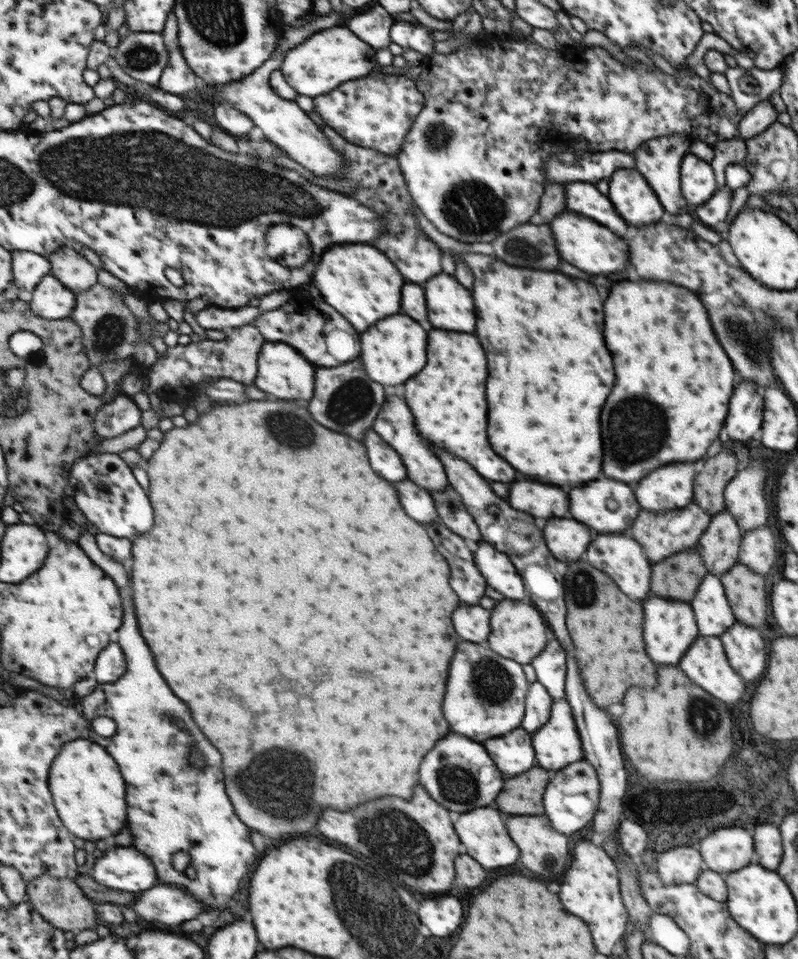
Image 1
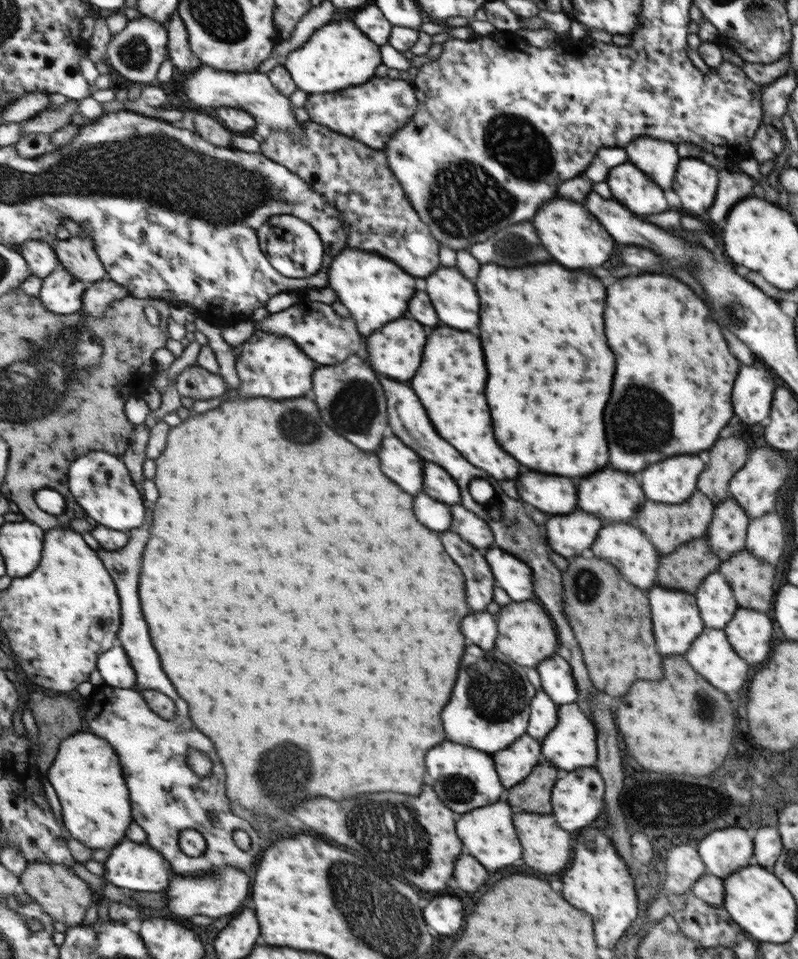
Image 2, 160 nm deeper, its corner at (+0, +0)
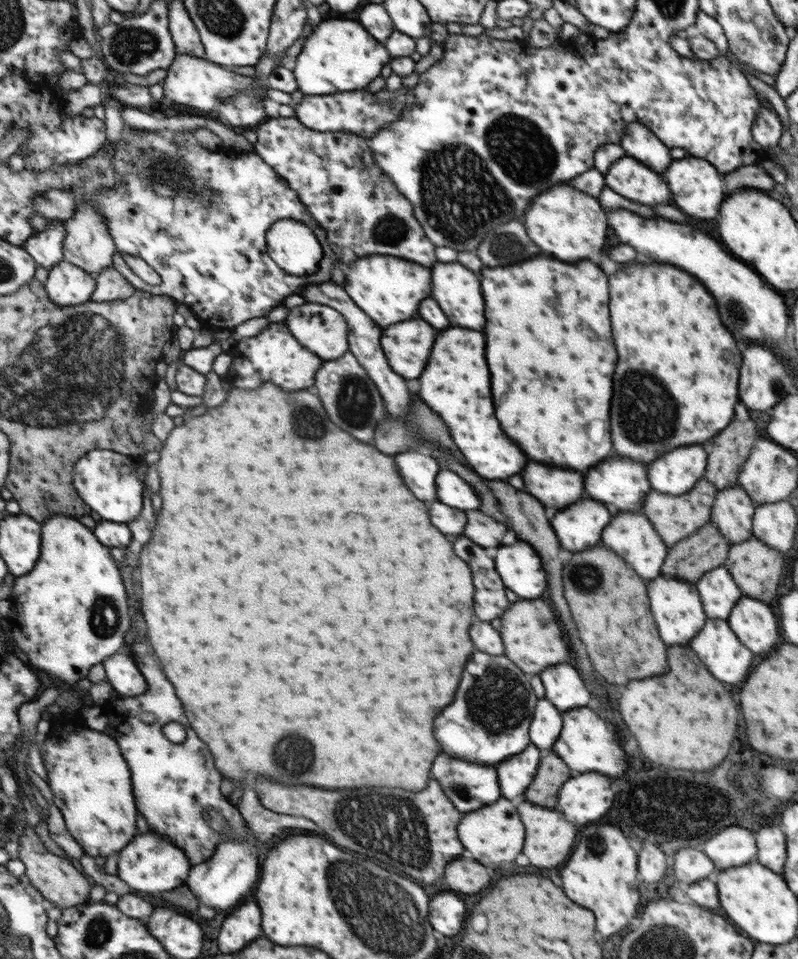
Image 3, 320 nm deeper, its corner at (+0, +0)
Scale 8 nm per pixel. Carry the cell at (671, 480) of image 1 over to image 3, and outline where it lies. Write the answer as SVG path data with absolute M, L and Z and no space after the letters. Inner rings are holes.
M687 446L687 448L675 448L667 452L667 456L661 456L659 460L651 462L651 472L647 472L652 490L670 495L682 495L690 490L698 482L699 476L706 472L705 451L701 446Z

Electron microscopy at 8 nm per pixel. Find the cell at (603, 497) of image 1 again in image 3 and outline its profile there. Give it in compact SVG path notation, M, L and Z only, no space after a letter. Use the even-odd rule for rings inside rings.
M627 458L603 460L603 464L597 464L595 468L587 470L587 494L589 494L591 500L599 500L607 506L613 504L617 510L639 513L647 494L652 490L647 476L643 464L639 464L639 462L633 462L633 460L627 460Z

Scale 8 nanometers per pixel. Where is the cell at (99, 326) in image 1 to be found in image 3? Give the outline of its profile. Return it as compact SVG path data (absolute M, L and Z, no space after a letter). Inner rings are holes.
M114 266L102 270L97 280L93 302L125 300L138 291Z

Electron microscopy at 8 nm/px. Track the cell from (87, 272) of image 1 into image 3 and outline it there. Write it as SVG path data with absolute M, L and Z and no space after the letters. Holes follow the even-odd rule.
M89 201L76 203L75 207L74 215L65 221L67 236L64 242L64 259L97 277L102 270L113 266L117 245L106 223L106 216L97 207Z

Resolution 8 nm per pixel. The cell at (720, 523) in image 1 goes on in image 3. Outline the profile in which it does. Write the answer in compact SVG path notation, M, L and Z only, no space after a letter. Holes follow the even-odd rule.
M737 482L730 487L717 490L709 522L728 540L729 545L743 542L751 534L753 500Z

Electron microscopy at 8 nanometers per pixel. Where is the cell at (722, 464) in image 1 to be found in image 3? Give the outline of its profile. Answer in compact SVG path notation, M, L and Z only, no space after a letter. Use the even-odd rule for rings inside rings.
M735 420L731 428L723 428L715 440L707 440L708 463L705 480L711 481L716 490L730 487L737 478L749 450L755 442L755 424L753 420Z

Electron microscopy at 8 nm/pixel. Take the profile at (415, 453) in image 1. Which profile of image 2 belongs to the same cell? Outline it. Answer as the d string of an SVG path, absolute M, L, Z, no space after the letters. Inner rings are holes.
M423 460L423 492L446 505L460 504L455 481L440 467Z

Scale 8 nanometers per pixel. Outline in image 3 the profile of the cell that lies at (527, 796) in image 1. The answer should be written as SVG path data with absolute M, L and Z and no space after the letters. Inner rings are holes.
M548 751L539 764L539 776L535 776L535 784L531 784L531 792L527 792L527 800L533 804L543 804L545 808L553 808L557 804L557 794L561 784L569 779L568 766L561 757Z

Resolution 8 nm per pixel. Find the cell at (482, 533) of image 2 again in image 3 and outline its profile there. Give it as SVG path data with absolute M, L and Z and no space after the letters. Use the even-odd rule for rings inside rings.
M477 509L467 510L464 513L466 523L463 536L475 544L495 550L496 547L508 541L506 526L503 523L494 521L490 516Z

